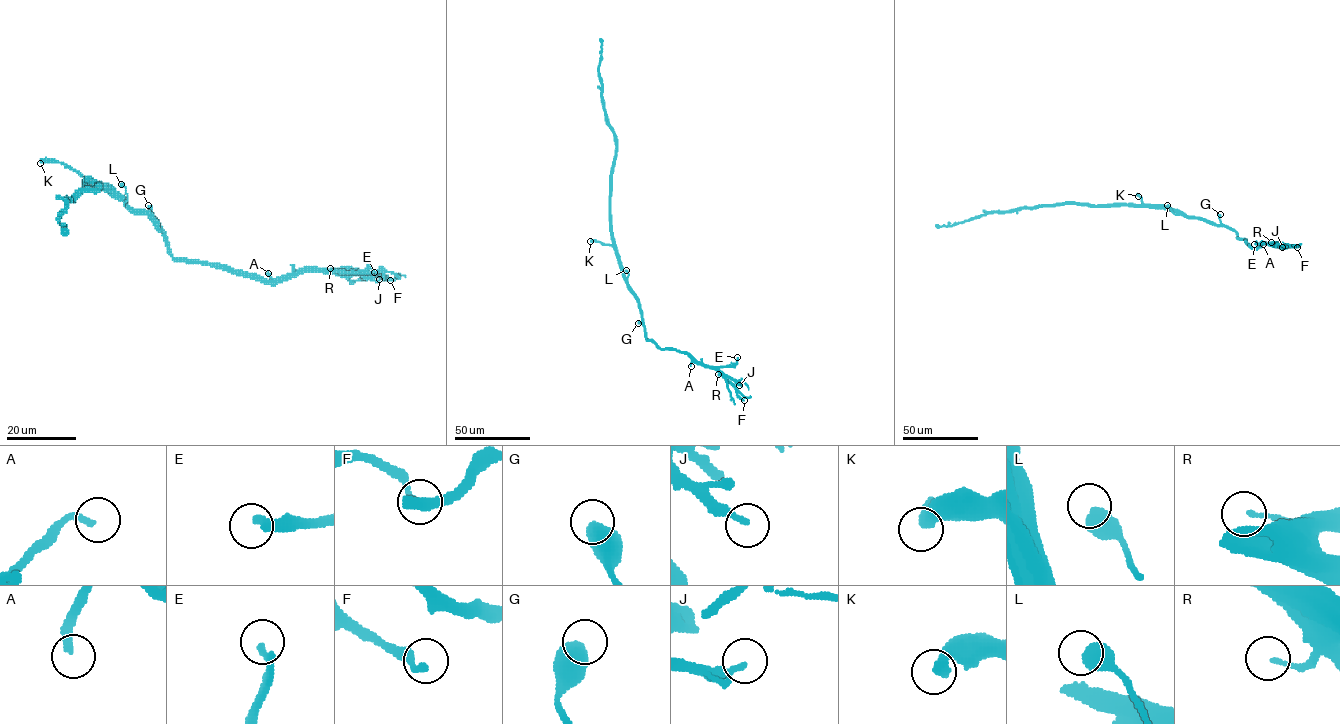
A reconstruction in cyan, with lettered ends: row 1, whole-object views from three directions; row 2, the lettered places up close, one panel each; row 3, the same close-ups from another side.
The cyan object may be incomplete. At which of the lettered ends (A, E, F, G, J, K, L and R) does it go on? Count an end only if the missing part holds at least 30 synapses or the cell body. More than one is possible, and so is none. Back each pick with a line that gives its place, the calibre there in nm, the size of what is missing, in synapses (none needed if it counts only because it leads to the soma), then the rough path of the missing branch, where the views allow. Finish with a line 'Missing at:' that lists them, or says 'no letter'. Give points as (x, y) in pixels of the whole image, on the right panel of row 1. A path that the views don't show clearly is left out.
A: at (1263, 244); 220 nm thick
Missing at: A

